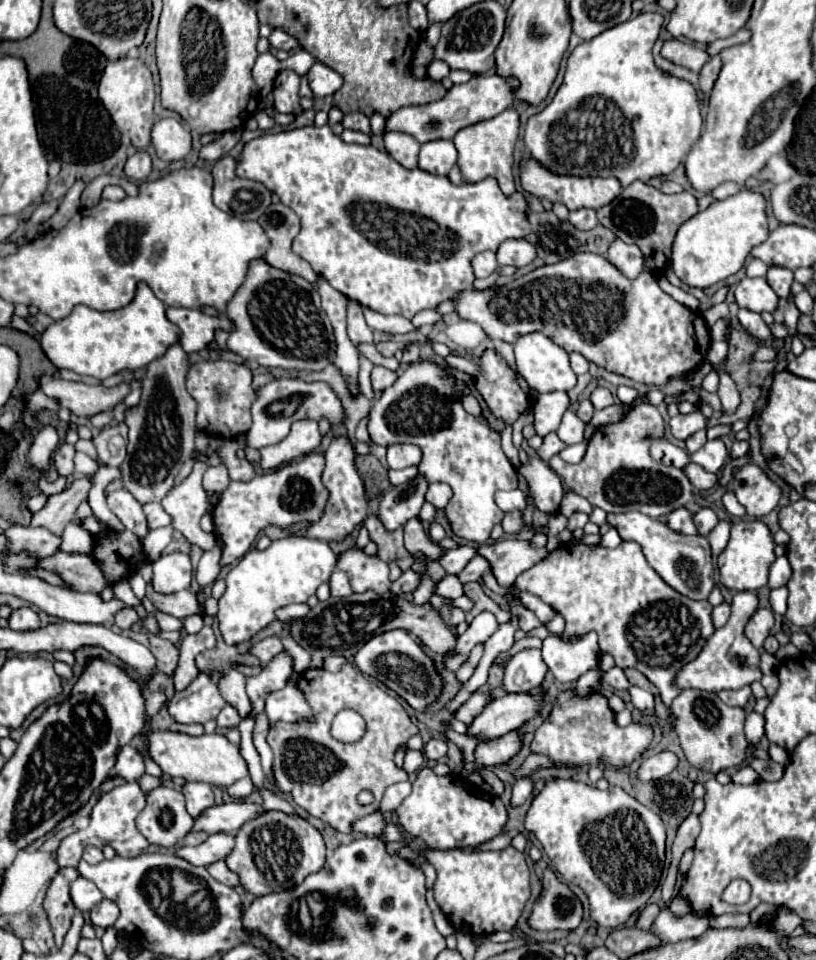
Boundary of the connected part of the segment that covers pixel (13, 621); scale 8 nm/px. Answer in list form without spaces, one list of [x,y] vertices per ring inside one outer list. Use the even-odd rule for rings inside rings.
[[[19,607],[9,615],[9,627],[13,631],[31,631],[31,629],[39,629],[41,621],[35,609]]]

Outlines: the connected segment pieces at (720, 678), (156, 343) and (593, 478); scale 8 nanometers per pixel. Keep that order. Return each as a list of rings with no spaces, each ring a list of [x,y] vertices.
[[[741,591],[735,595],[731,602],[731,615],[724,627],[715,630],[715,633],[707,639],[703,651],[687,665],[679,669],[675,675],[675,687],[677,689],[703,689],[703,691],[723,691],[723,689],[741,689],[745,685],[751,685],[753,681],[761,679],[759,669],[759,651],[753,647],[753,643],[745,637],[743,629],[757,609],[757,593],[753,591]]]
[[[141,281],[135,299],[117,311],[95,311],[87,305],[77,305],[71,315],[47,327],[41,335],[41,347],[57,369],[71,369],[103,381],[121,371],[143,369],[163,357],[171,345],[179,343],[181,331],[165,317],[165,311],[165,303]]]
[[[643,403],[633,407],[623,421],[597,427],[581,463],[571,465],[555,455],[551,457],[549,467],[561,477],[569,491],[585,497],[593,507],[601,507],[605,513],[639,511],[657,519],[689,503],[693,491],[681,469],[665,467],[651,459],[649,445],[655,437],[663,437],[663,417],[657,407]]]

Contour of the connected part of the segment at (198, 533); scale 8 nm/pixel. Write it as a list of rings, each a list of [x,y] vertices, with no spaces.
[[[197,461],[193,465],[193,471],[161,499],[161,505],[171,515],[173,529],[181,531],[193,545],[199,545],[201,549],[209,551],[213,549],[215,541],[211,541],[211,537],[203,533],[199,527],[201,517],[209,509],[207,491],[203,491],[201,485],[201,477],[205,469],[207,465]]]

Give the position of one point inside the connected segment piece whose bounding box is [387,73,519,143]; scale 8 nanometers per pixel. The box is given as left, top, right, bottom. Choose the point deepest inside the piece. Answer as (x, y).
(485, 96)

